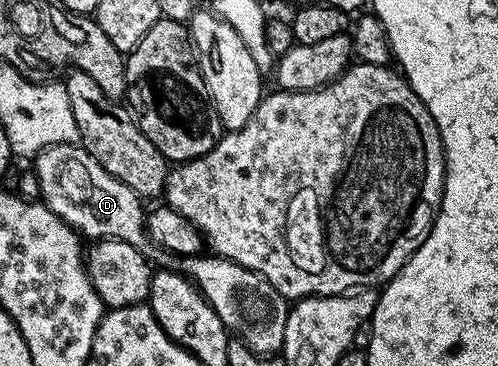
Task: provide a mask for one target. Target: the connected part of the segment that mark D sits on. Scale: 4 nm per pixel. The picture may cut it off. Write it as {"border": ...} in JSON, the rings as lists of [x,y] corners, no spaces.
{"border":[[[73,141],[49,146],[33,159],[32,173],[38,177],[38,192],[41,201],[60,220],[68,223],[73,230],[86,240],[115,238],[132,244],[132,248],[146,252],[152,243],[146,234],[147,211],[142,210],[143,199],[128,184],[116,180],[85,150]]]}

